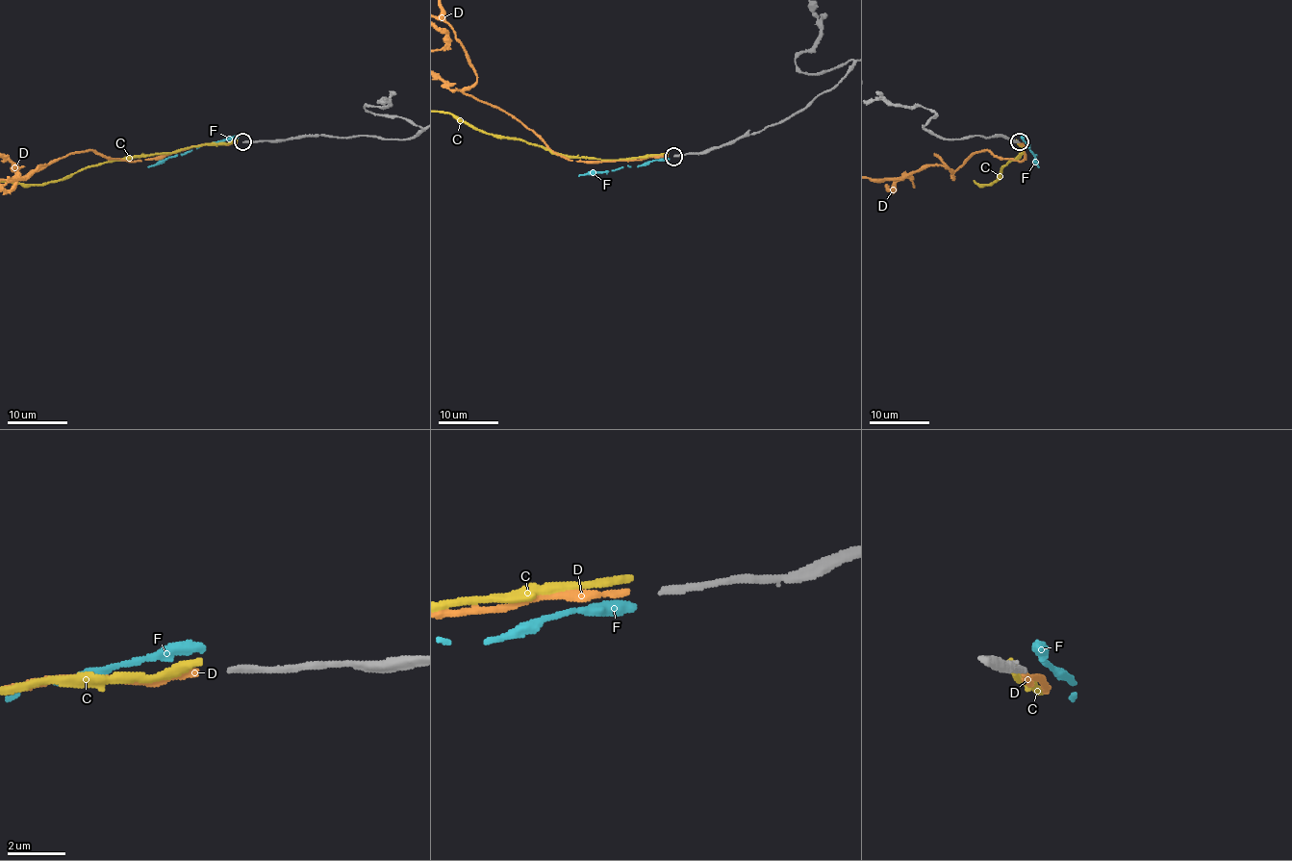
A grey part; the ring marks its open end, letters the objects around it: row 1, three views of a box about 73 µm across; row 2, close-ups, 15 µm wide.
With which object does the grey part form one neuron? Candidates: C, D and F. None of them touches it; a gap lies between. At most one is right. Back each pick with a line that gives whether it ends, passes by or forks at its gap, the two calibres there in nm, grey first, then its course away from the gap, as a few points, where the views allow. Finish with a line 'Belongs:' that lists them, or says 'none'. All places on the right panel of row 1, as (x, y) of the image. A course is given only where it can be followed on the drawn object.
D: it ends there; 220 nm thick on the grey side, 190 nm on the other
Belongs: D

